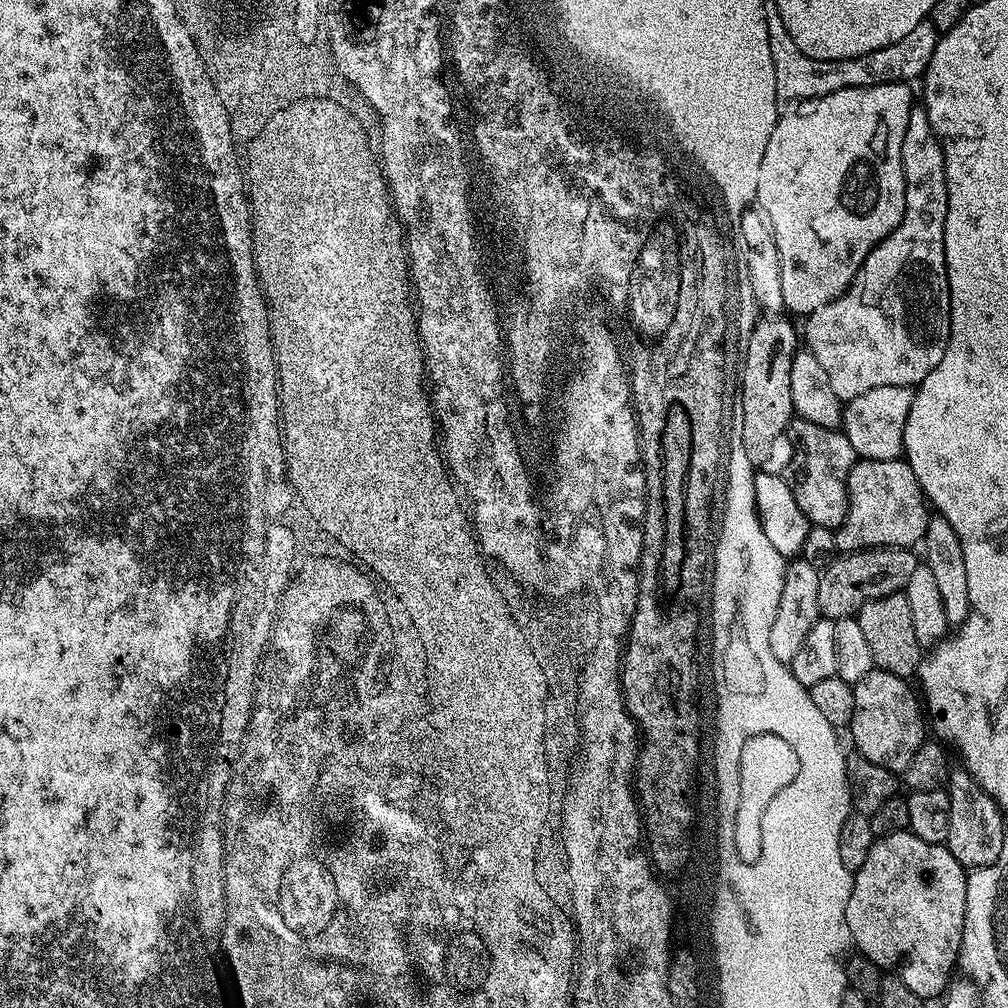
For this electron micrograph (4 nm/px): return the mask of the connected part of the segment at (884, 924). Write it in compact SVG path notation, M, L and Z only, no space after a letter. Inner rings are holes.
M903 830L904 832L892 832L889 836L882 835L872 845L866 860L863 862L852 878L852 893L850 894L850 902L846 906L846 926L852 935L852 944L857 948L859 955L865 956L867 960L872 961L875 967L883 970L885 973L897 976L902 982L906 982L906 986L910 986L910 990L914 990L914 994L918 994L925 1000L931 1001L931 996L937 998L945 995L946 989L953 979L954 969L957 967L960 958L960 943L962 942L962 934L964 933L964 915L966 914L966 886L968 878L966 869L960 865L958 858L954 858L954 854L950 854L950 850L944 844L931 844L930 842L922 842L922 838L918 838L911 830Z

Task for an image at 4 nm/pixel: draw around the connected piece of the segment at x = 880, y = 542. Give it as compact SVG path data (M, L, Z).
M857 459L846 482L856 482L856 545L860 549L912 548L923 541L930 508L907 460Z

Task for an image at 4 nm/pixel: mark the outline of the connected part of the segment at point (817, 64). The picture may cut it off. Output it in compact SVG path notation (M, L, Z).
M768 2L765 3L764 9L766 10L766 26L768 27L770 54L774 62L776 94L781 101L796 100L795 102L807 102L816 100L819 96L834 94L834 90L842 90L843 88L865 88L866 86L874 86L875 84L902 84L912 82L915 76L916 79L923 77L924 71L928 69L928 63L934 54L934 46L938 39L936 27L932 25L931 19L926 19L918 26L914 26L914 30L910 30L910 34L905 34L904 37L898 38L898 42L894 42L882 50L874 50L870 54L859 56L858 58L850 58L849 60L815 60L806 54L802 54L802 50L798 50L798 46L794 46L794 42L786 30L786 26L778 14L778 6L774 2Z

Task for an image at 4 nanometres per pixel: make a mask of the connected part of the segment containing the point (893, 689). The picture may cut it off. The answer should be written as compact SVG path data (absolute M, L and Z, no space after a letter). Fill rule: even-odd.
M873 670L865 676L859 677L852 689L853 716L850 731L852 730L852 740L856 743L854 745L855 751L862 753L866 758L870 758L870 762L897 774L903 773L904 768L910 766L910 758L914 758L914 750L918 750L918 746L926 739L926 732L924 732L926 716L922 711L922 704L917 693L914 688L914 693L912 693L912 688L908 684L911 683L903 676Z

